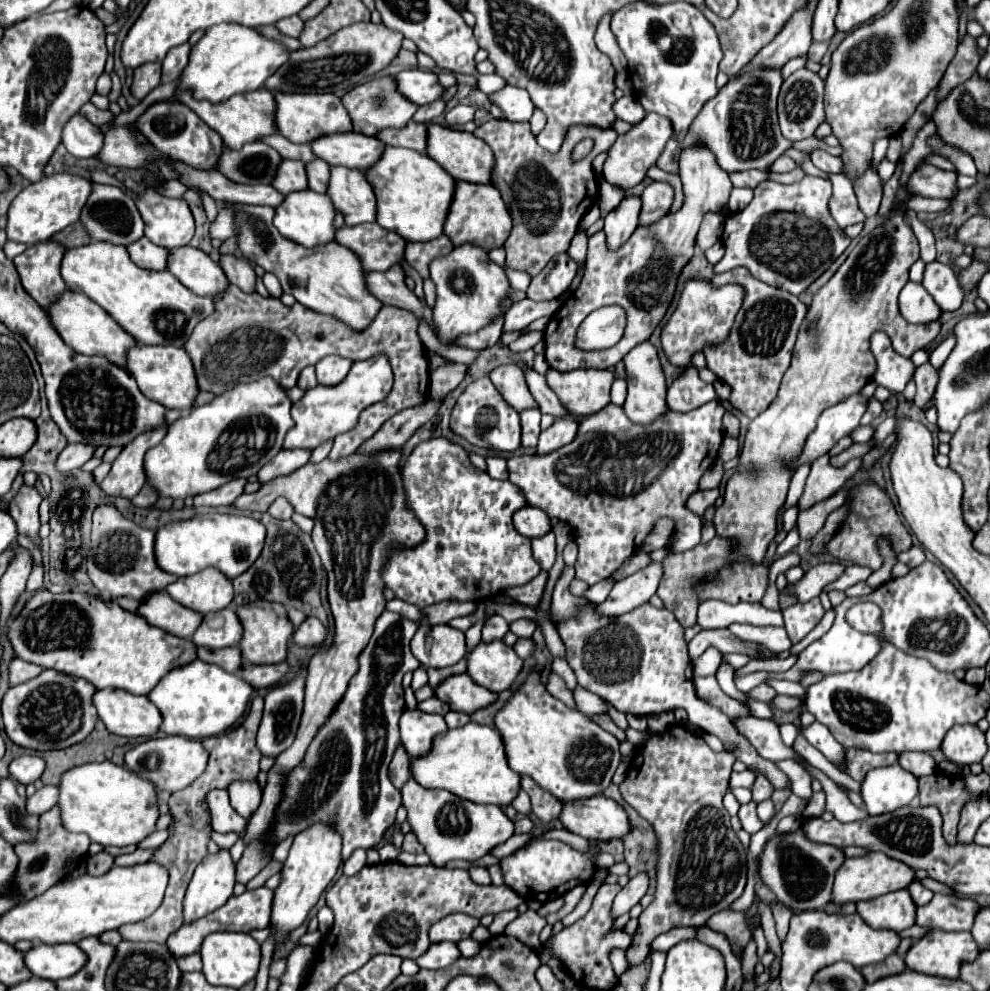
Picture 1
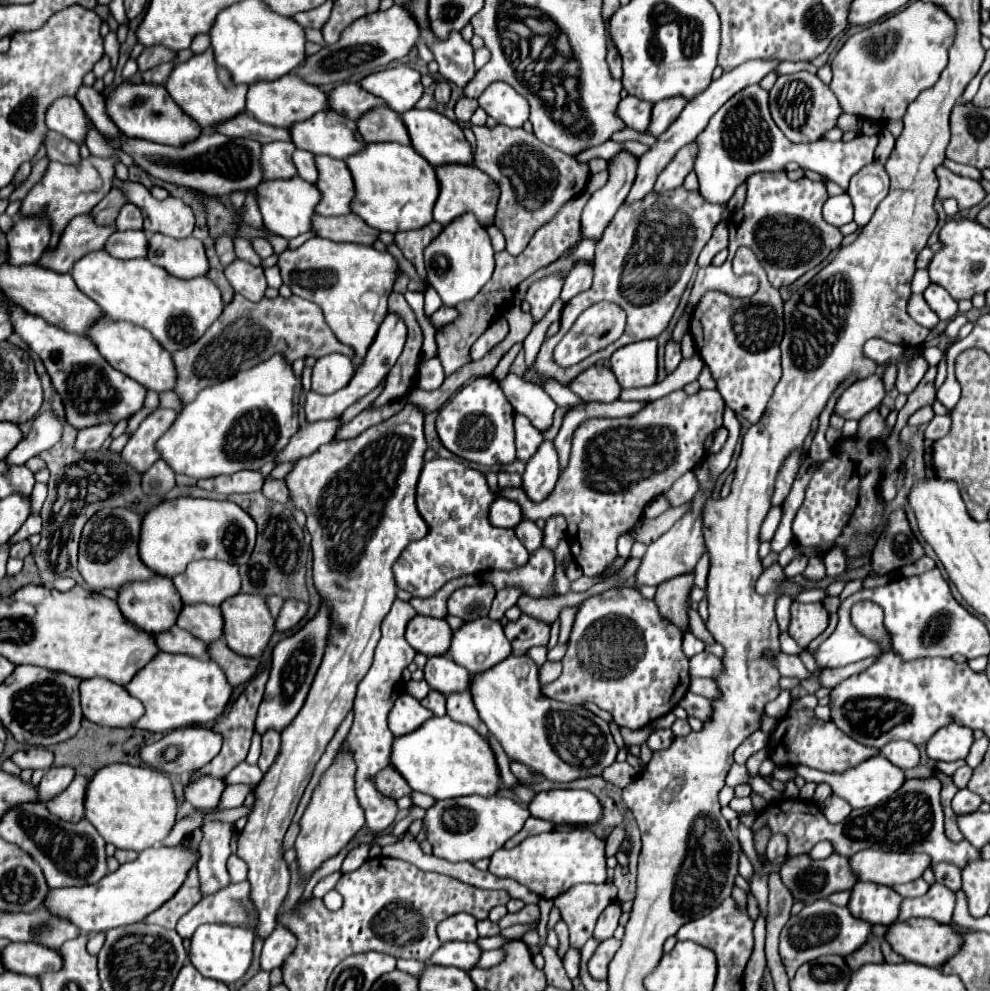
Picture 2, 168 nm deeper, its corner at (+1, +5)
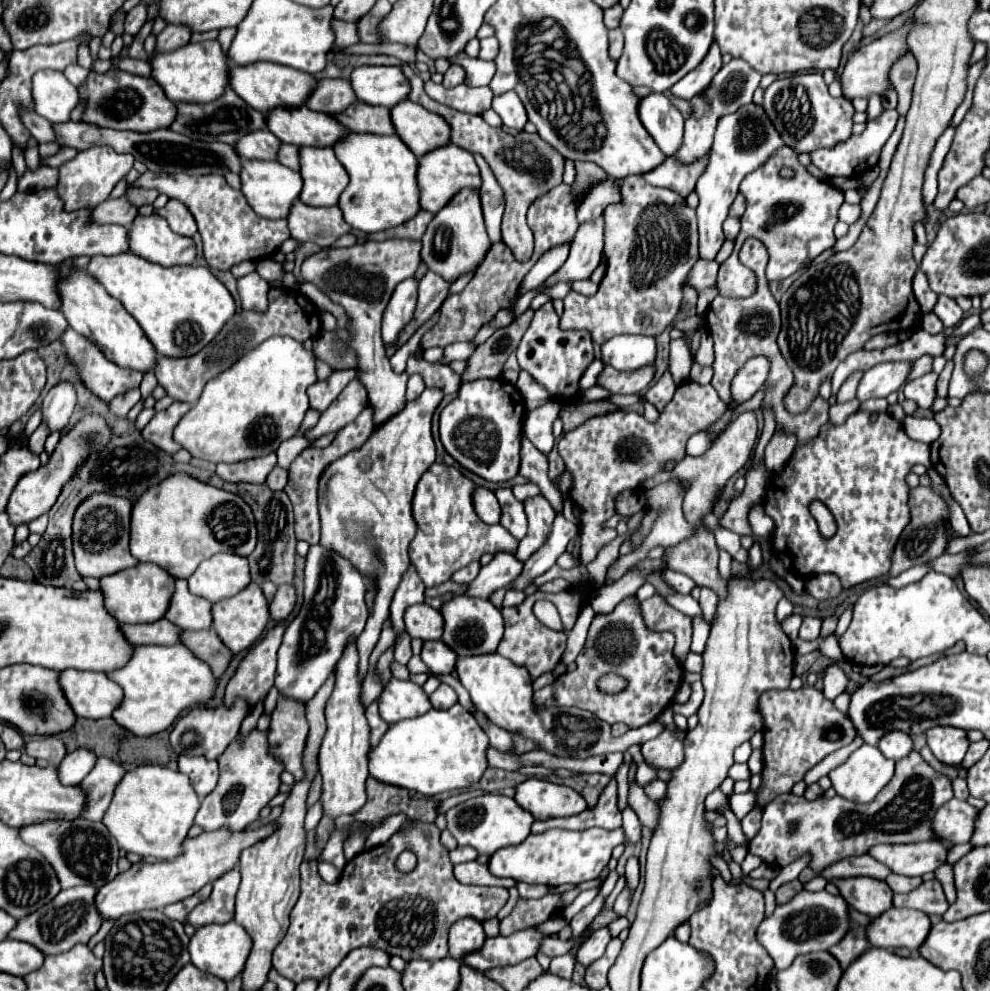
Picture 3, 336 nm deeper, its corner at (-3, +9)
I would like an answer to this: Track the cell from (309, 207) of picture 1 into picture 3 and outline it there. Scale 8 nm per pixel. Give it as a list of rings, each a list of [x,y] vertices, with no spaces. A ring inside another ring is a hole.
[[[245,160],[245,170],[241,172],[241,192],[245,194],[249,206],[267,220],[287,220],[293,204],[299,200],[303,188],[303,178],[299,172],[281,166],[279,162],[257,162]]]

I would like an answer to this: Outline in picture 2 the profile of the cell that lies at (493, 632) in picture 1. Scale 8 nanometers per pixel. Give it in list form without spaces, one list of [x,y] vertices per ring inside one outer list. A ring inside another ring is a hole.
[[[509,586],[505,590],[499,590],[497,596],[495,596],[495,600],[493,600],[493,606],[491,606],[489,616],[495,618],[495,620],[501,620],[503,614],[505,614],[505,610],[517,604],[519,596],[521,596],[521,588],[515,588],[515,586]]]

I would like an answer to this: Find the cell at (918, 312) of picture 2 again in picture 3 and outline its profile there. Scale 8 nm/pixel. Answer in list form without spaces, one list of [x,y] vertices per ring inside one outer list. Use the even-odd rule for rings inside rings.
[[[927,312],[927,314],[923,314],[923,318],[921,318],[921,328],[923,328],[925,332],[929,332],[929,334],[939,334],[939,332],[943,330],[943,322],[937,318],[935,312]]]

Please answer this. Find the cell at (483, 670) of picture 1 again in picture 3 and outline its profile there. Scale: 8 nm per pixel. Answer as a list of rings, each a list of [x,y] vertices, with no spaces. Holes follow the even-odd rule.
[[[455,596],[451,602],[447,602],[441,608],[441,614],[445,618],[445,632],[443,632],[443,642],[459,656],[479,656],[479,654],[495,654],[497,646],[501,642],[503,630],[505,630],[505,620],[501,612],[491,604],[481,598],[465,598],[465,596]]]

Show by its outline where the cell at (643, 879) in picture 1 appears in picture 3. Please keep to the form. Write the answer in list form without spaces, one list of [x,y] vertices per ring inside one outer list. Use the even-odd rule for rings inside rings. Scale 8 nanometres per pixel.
[[[607,926],[601,928],[601,930],[597,930],[595,934],[591,934],[589,940],[579,948],[577,962],[583,964],[583,966],[589,966],[597,958],[601,958],[601,954],[605,952],[605,946],[609,944],[609,940],[611,940],[611,932],[609,932]]]

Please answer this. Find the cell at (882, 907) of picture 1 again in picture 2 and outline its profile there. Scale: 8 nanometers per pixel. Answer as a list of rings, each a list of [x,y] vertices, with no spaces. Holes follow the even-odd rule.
[[[857,882],[851,890],[849,898],[849,912],[855,918],[861,918],[869,924],[893,924],[899,916],[901,896],[883,884],[873,882]]]

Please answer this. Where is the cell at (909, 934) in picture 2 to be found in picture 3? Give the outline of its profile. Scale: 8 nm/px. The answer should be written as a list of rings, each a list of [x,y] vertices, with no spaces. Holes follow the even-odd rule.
[[[891,908],[869,924],[869,942],[877,948],[909,948],[915,956],[927,940],[931,920],[921,910]]]

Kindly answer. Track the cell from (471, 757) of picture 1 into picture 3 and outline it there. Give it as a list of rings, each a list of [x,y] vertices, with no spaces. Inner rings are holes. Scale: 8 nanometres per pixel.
[[[461,704],[449,710],[431,708],[421,718],[389,726],[379,746],[369,752],[369,774],[379,782],[417,790],[425,796],[463,790],[477,784],[489,768],[485,758],[487,746],[487,734],[477,724],[475,716],[463,710]]]

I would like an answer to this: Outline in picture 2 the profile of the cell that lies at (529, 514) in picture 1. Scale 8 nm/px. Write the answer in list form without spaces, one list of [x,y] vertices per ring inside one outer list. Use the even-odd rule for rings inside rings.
[[[497,498],[493,502],[493,506],[489,506],[489,522],[493,522],[493,526],[515,528],[521,520],[523,520],[521,508],[519,508],[519,504],[515,504],[511,500]]]

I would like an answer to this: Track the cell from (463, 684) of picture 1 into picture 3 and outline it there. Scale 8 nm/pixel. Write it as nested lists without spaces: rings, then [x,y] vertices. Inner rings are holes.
[[[441,640],[425,642],[421,658],[433,676],[451,674],[457,664],[457,654],[453,654],[453,650],[449,650],[449,646],[445,646]]]

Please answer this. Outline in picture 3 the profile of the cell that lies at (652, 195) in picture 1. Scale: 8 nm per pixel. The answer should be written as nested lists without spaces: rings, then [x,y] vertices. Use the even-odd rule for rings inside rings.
[[[731,60],[729,64],[723,64],[719,74],[715,74],[709,90],[705,90],[705,94],[699,94],[697,98],[693,98],[693,102],[691,102],[693,114],[691,114],[689,120],[685,120],[683,144],[673,154],[673,158],[677,162],[681,162],[681,164],[693,164],[695,160],[705,158],[707,152],[711,150],[711,144],[713,144],[713,134],[715,134],[717,120],[721,116],[725,116],[725,114],[731,114],[733,110],[737,110],[745,102],[751,102],[753,100],[753,92],[757,90],[759,82],[761,82],[761,74],[757,70],[753,70],[747,62]]]

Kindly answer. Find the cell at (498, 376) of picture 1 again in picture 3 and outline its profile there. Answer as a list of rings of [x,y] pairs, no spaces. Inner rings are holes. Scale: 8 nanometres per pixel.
[[[549,402],[549,404],[543,404],[543,406],[535,408],[535,410],[529,410],[527,416],[525,416],[523,430],[525,430],[527,438],[539,450],[543,450],[545,454],[549,454],[549,450],[555,444],[553,422],[559,416],[559,410],[561,410],[561,406],[557,402]]]

